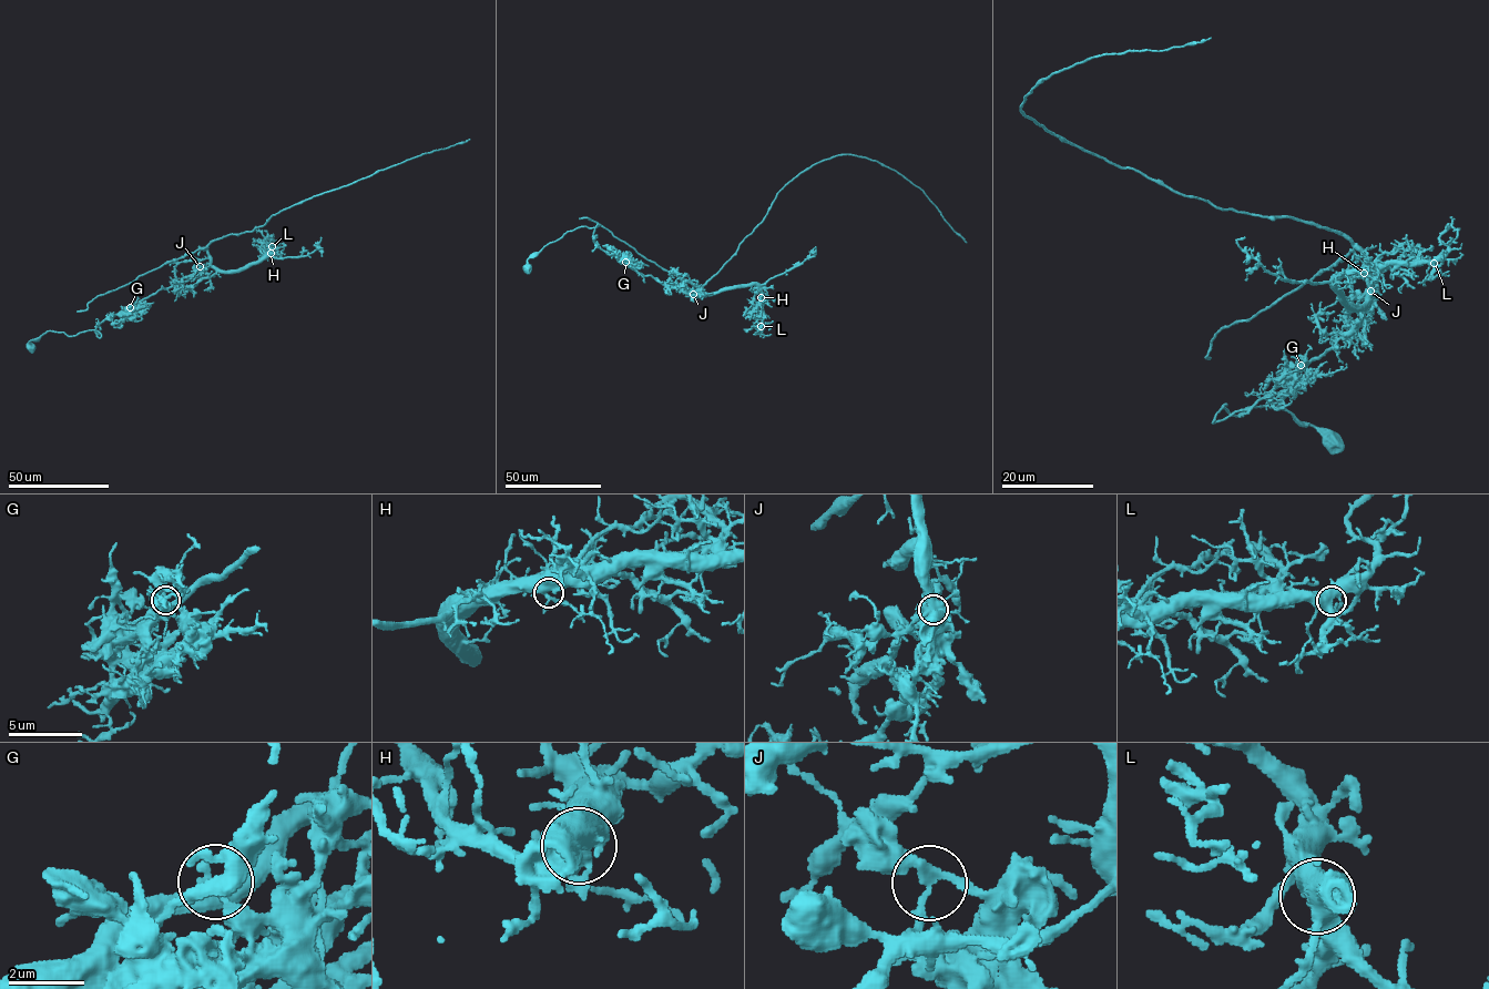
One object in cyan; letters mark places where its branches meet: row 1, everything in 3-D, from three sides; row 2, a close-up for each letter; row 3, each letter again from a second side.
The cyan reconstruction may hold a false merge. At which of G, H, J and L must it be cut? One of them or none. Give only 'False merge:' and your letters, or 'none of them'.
False merge: J

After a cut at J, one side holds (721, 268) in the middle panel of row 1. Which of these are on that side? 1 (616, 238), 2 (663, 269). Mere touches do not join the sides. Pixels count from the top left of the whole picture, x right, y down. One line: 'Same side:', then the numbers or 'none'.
Same side: 1, 2

